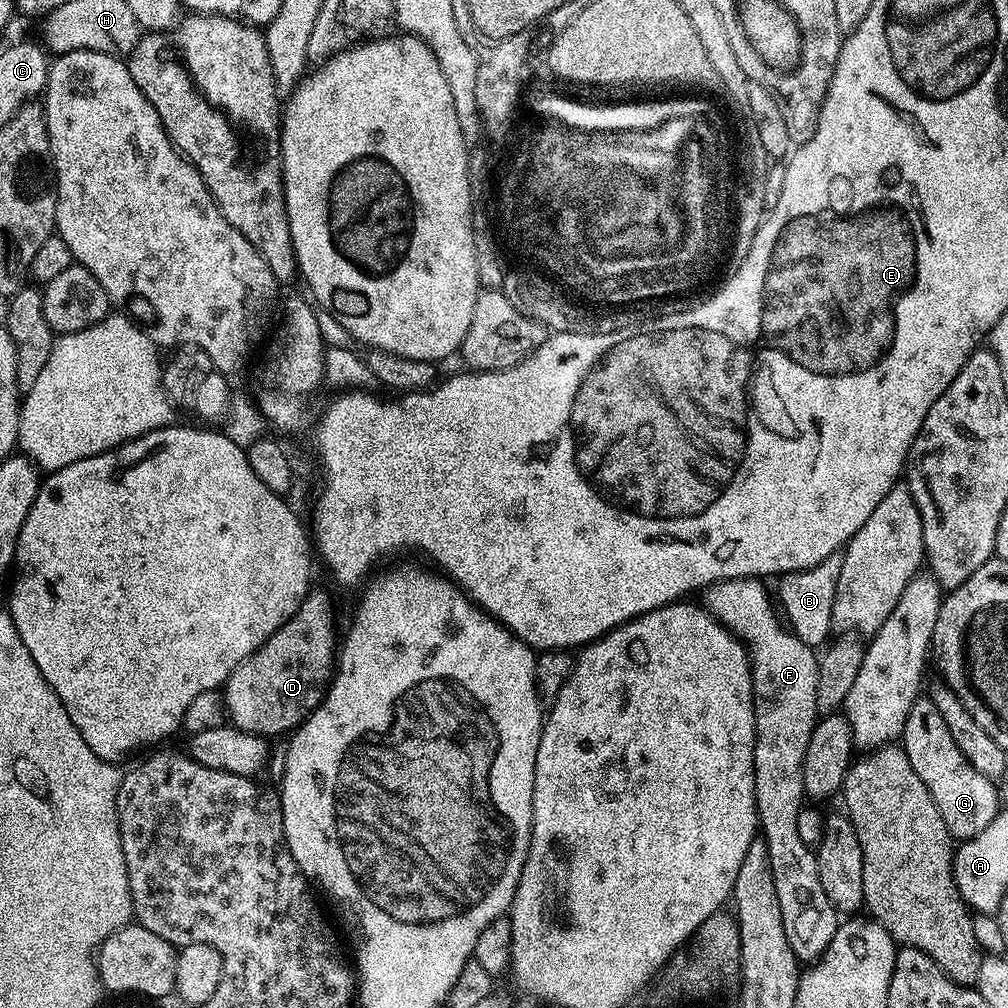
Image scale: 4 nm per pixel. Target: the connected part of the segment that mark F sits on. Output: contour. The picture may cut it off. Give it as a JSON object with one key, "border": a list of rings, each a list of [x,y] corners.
{"border":[[[753,578],[751,580],[721,580],[719,584],[713,584],[711,588],[707,589],[706,596],[708,596],[708,601],[706,601],[706,607],[709,612],[712,613],[713,616],[716,617],[717,620],[720,621],[721,624],[724,625],[725,628],[728,629],[733,635],[740,637],[741,641],[746,645],[748,650],[748,655],[752,662],[752,694],[754,696],[754,718],[756,719],[756,745],[754,746],[754,794],[756,795],[756,818],[758,821],[759,831],[762,833],[762,839],[764,845],[766,846],[766,850],[768,851],[768,857],[770,858],[770,866],[772,867],[772,873],[774,874],[774,890],[778,890],[778,906],[782,906],[782,926],[786,926],[786,938],[790,938],[790,950],[794,950],[794,954],[796,955],[796,959],[801,962],[816,962],[820,959],[820,956],[823,955],[824,951],[830,946],[830,942],[834,938],[834,934],[836,933],[837,928],[840,927],[842,920],[838,915],[837,910],[834,905],[830,902],[830,898],[826,898],[826,890],[822,890],[822,878],[818,878],[818,862],[816,861],[815,851],[810,847],[806,842],[802,842],[802,838],[798,838],[798,810],[800,808],[805,807],[806,804],[806,793],[804,790],[804,783],[802,782],[802,766],[804,765],[804,759],[806,758],[806,746],[810,746],[810,734],[814,730],[814,726],[816,725],[816,721],[818,719],[818,713],[816,711],[816,699],[818,698],[818,666],[820,665],[817,653],[814,651],[814,648],[810,645],[806,645],[802,643],[795,636],[795,634],[789,630],[782,623],[781,617],[778,615],[776,617],[776,612],[772,609],[772,602],[774,606],[774,600],[768,597],[768,592],[763,588],[761,581],[759,579]]]}

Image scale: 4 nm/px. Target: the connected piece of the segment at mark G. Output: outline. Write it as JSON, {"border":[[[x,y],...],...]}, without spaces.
{"border":[[[917,698],[914,706],[910,706],[902,747],[918,778],[926,782],[926,790],[930,790],[930,798],[934,798],[934,806],[938,806],[938,814],[942,814],[948,833],[960,842],[982,834],[998,811],[997,785],[974,770],[962,750],[958,750],[954,738],[950,738],[950,730],[946,730],[946,722],[942,722],[942,714],[938,714],[938,706],[934,706],[931,698]]]}

